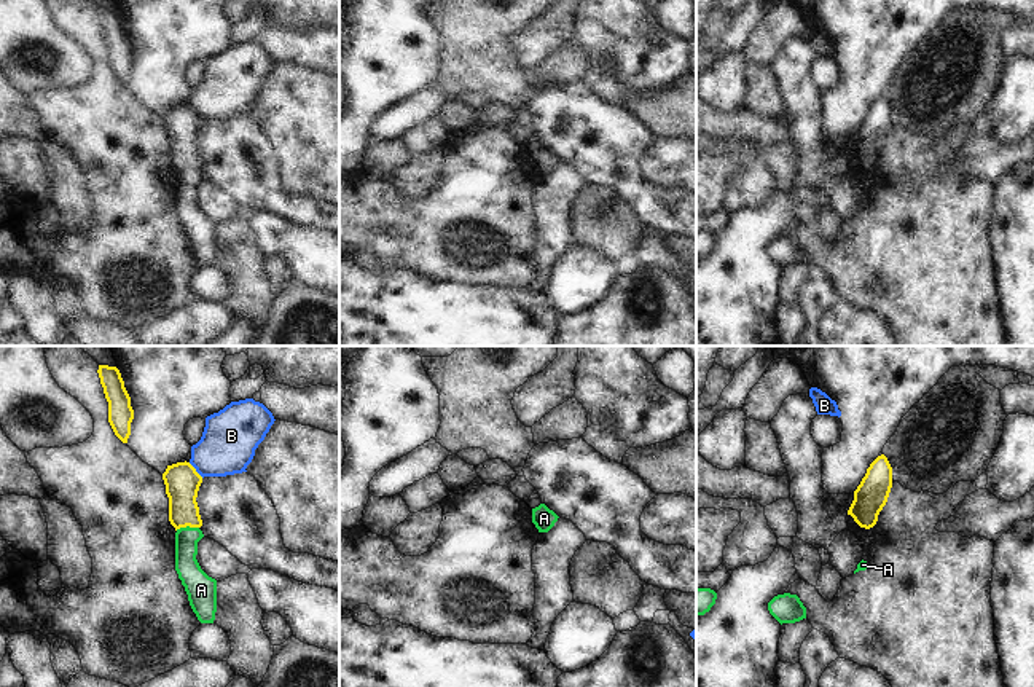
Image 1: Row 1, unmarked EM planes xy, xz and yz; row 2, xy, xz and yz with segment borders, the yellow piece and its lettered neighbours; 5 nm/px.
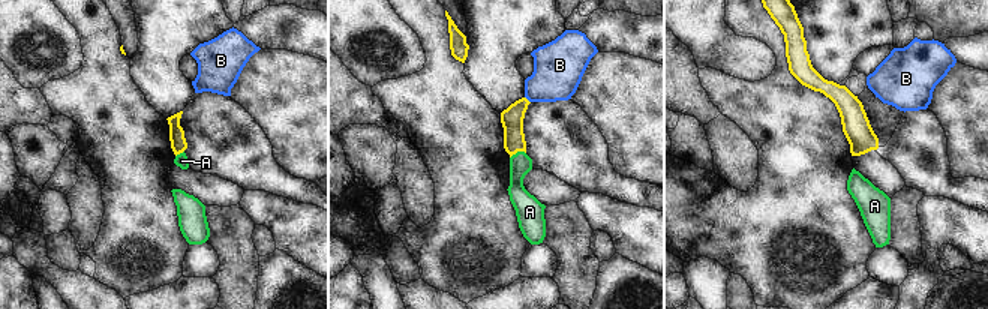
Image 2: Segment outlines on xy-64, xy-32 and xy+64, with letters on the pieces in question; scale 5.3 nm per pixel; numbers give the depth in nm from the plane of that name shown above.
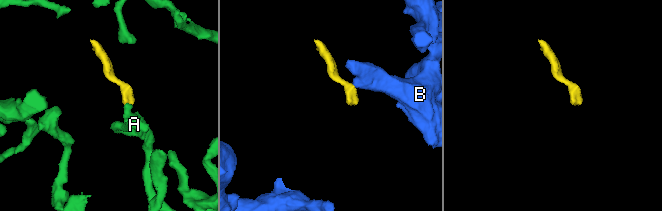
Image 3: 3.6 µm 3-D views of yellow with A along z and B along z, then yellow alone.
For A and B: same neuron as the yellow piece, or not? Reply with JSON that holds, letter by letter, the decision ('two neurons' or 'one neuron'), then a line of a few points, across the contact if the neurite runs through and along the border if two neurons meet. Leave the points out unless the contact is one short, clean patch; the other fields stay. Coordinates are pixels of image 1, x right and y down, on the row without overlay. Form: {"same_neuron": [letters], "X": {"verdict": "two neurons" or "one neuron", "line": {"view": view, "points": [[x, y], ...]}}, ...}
{"same_neuron": ["A"], "A": {"verdict": "one neuron", "line": {"view": "xy", "points": [[182, 125], [182, 150], [187, 168], [187, 209]]}}, "B": {"verdict": "two neurons", "line": {"view": "xy", "points": [[188, 105], [203, 120]]}}}

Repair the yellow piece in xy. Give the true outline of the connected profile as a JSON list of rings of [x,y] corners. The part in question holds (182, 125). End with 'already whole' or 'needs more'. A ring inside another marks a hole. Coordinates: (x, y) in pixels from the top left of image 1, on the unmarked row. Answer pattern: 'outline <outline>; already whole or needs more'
outline [[[190,105],[167,108],[163,116],[169,140],[169,164],[175,171],[175,214],[190,249],[201,266],[213,266],[217,255],[217,223],[199,209],[198,185],[204,180],[196,145],[202,120]]]; needs more

